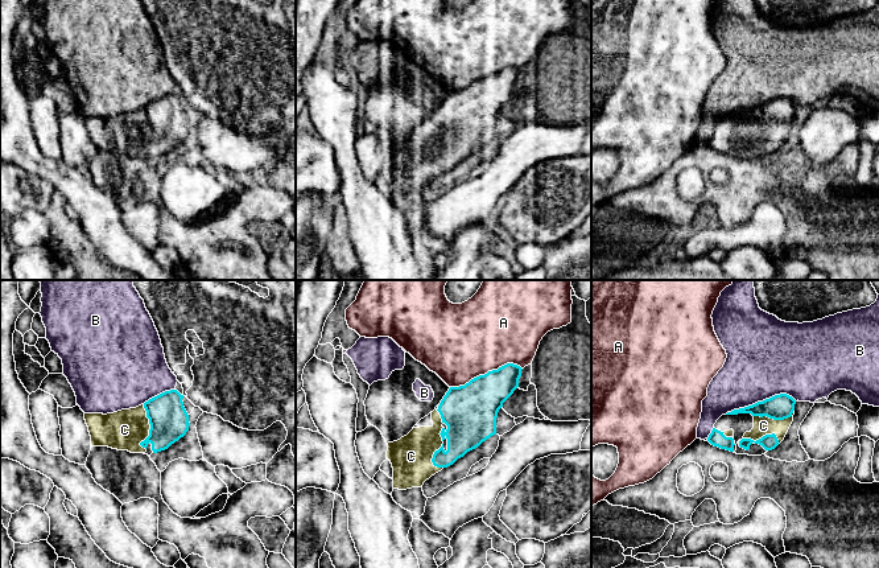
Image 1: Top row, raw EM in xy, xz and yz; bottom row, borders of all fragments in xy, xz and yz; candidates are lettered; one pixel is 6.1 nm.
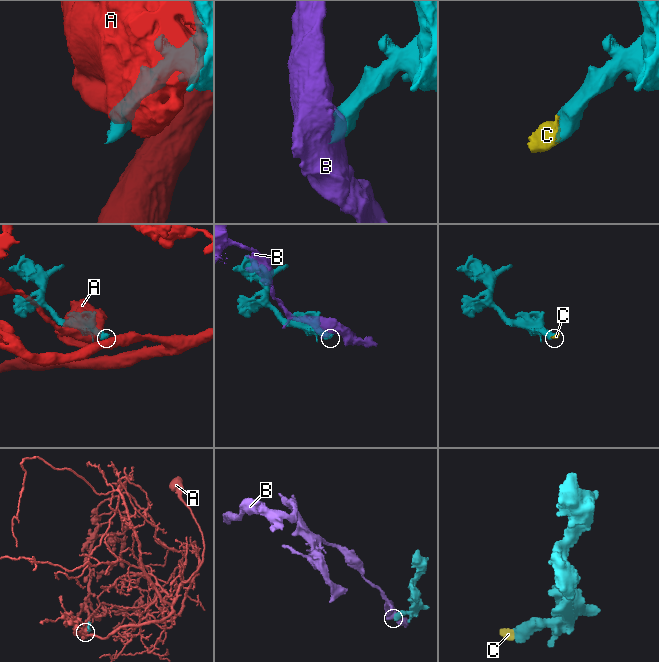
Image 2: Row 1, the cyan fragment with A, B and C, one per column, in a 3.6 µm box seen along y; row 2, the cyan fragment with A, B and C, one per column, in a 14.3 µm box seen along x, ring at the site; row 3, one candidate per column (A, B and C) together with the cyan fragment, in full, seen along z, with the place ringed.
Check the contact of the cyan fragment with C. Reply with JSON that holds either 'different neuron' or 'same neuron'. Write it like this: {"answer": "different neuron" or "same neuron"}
{"answer": "same neuron"}

